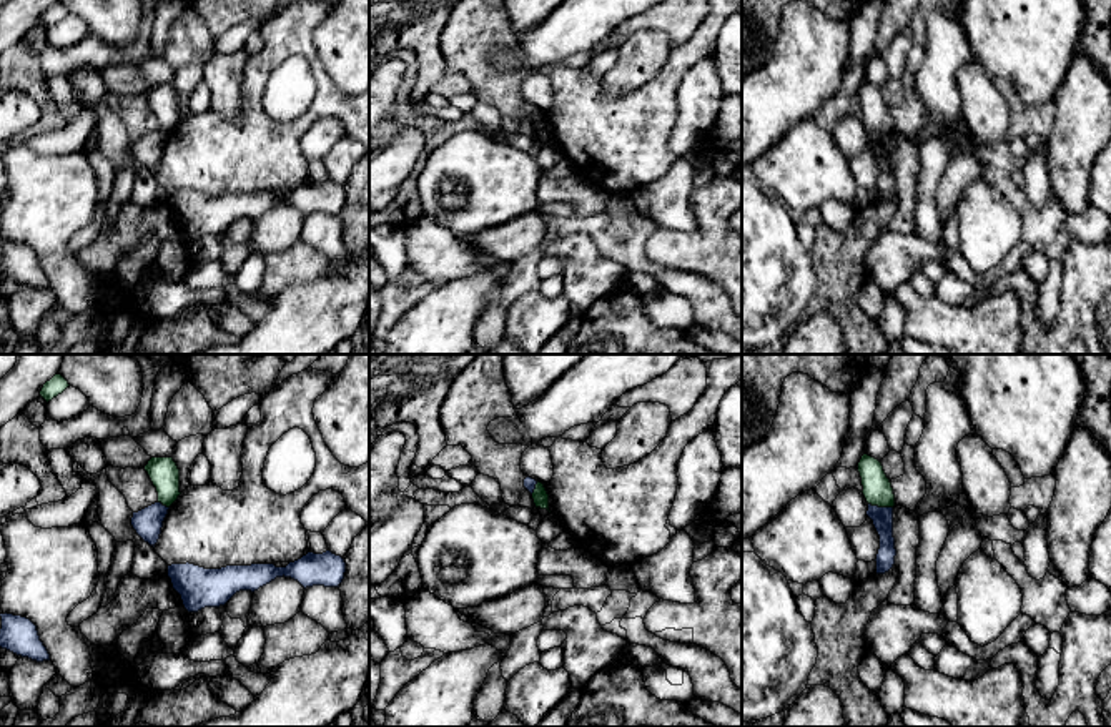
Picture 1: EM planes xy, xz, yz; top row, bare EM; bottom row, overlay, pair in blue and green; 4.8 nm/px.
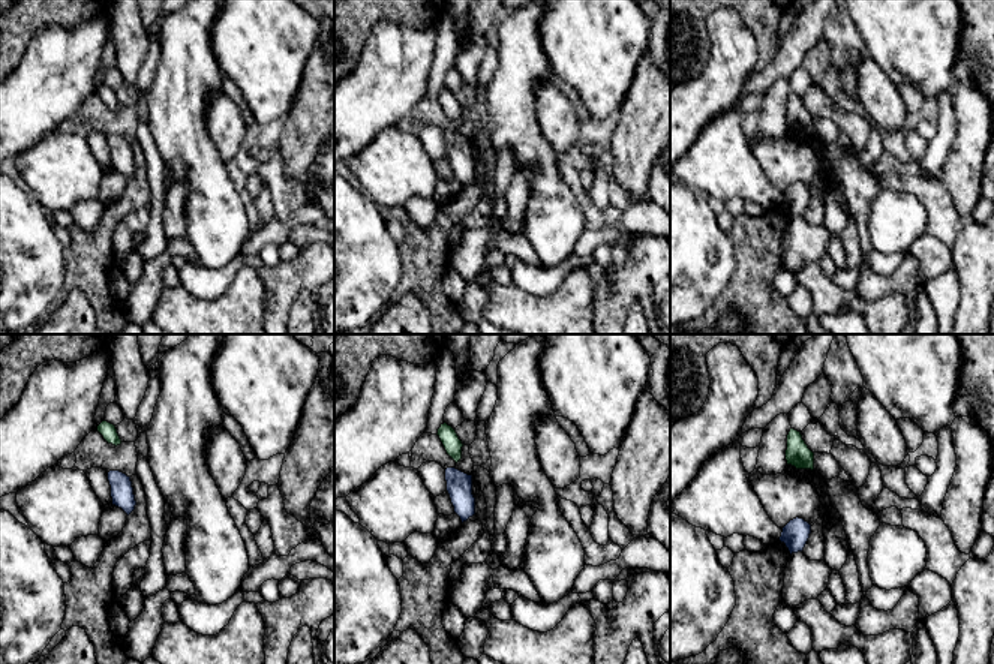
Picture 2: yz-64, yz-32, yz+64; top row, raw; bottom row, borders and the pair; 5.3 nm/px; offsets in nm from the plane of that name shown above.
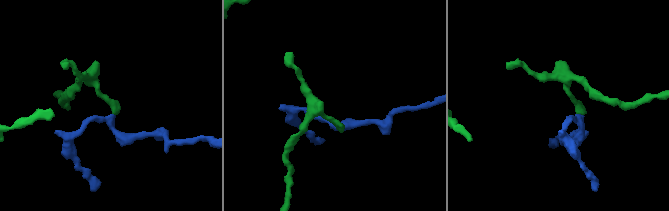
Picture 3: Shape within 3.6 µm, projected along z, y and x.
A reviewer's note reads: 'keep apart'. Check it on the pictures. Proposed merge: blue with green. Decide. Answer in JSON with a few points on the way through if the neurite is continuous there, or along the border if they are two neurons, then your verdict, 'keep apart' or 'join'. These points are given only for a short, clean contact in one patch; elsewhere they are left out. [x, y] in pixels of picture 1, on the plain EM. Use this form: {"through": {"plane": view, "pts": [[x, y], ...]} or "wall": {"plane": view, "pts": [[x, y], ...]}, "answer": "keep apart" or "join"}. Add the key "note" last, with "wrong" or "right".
{"wall": {"plane": "yz", "pts": [[869, 130], [878, 135], [892, 135]]}, "answer": "keep apart", "note": "right"}

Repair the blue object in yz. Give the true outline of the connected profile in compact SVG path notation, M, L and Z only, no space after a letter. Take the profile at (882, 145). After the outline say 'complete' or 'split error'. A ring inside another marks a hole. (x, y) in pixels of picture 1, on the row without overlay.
M868 131L867 143L880 163L880 176L876 181L876 201L888 200L895 191L895 165L893 165L893 135L878 135Z; complete

